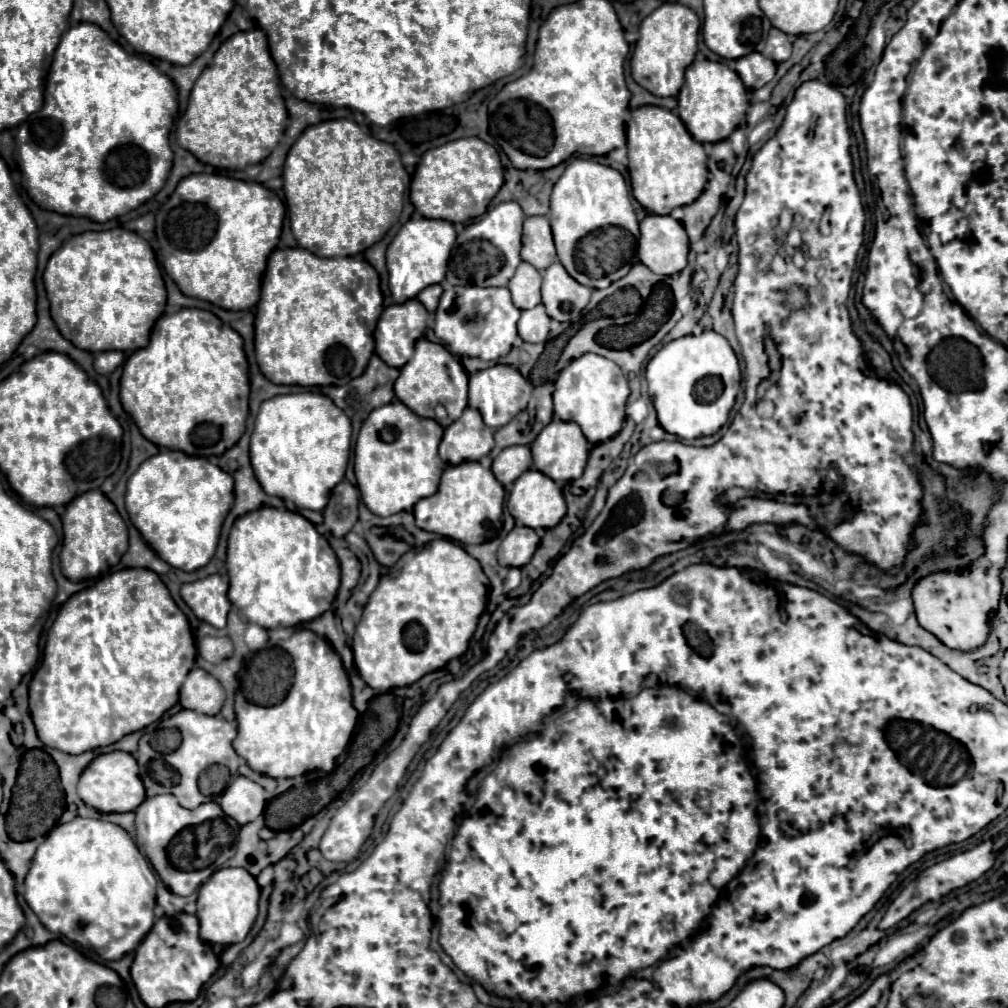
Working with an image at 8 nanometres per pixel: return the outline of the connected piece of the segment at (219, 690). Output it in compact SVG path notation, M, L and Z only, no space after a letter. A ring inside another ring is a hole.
M202 668L190 670L182 688L180 688L180 704L182 708L216 716L224 704L224 688L222 684Z

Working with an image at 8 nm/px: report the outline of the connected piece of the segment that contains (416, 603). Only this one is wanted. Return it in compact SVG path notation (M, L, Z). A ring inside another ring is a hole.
M436 538L418 550L404 554L390 570L384 574L370 594L364 608L362 620L354 634L354 664L370 688L388 690L394 686L410 686L424 674L434 672L466 652L468 640L476 630L478 616L486 608L488 588L484 584L484 572L478 560L466 554L466 550L446 538Z

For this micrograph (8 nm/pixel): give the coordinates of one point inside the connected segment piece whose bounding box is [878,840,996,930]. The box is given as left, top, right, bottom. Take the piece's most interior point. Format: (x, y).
(932, 884)

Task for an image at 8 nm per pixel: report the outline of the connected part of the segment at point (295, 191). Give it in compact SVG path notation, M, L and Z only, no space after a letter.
M346 118L308 126L290 148L282 178L290 226L298 246L326 258L356 256L376 244L398 220L403 208L404 192L411 182L410 175L400 162L400 154L392 144L362 132L356 122Z

